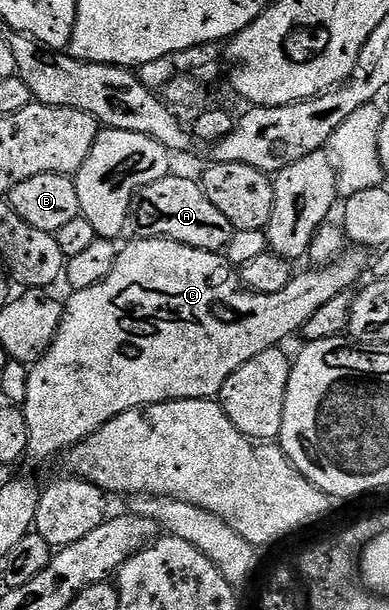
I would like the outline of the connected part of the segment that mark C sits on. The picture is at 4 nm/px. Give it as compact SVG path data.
M136 238L136 243L131 243L126 248L120 250L119 255L115 258L113 269L97 285L89 289L81 289L74 292L65 303L61 311L58 331L55 339L51 343L48 351L37 360L30 368L31 376L29 377L29 393L25 401L21 404L25 413L25 421L29 421L29 445L27 446L27 455L35 459L51 459L54 455L62 456L64 452L80 443L83 439L93 434L97 429L101 429L113 417L121 413L131 411L135 407L146 407L148 403L168 403L171 399L215 399L219 390L225 385L225 381L236 371L245 365L257 353L265 353L265 349L280 346L291 334L298 332L304 325L305 321L325 305L325 301L333 301L333 297L350 292L351 286L359 279L359 274L365 271L363 259L358 255L358 250L348 250L346 253L334 259L331 263L325 263L316 266L315 271L303 271L296 274L281 289L281 293L272 295L262 295L247 290L239 282L239 276L233 270L230 263L222 254L214 251L202 251L196 247L190 247L184 243L174 243L172 239L144 239Z

